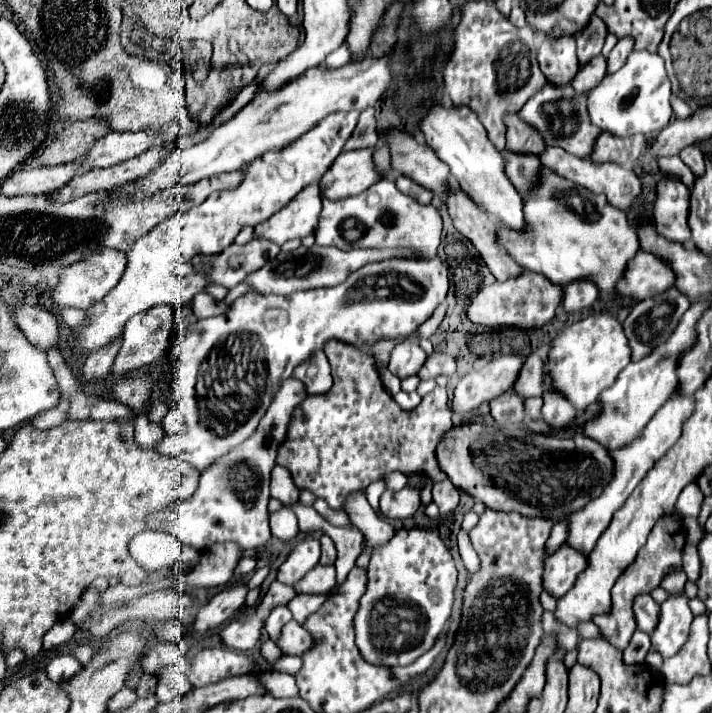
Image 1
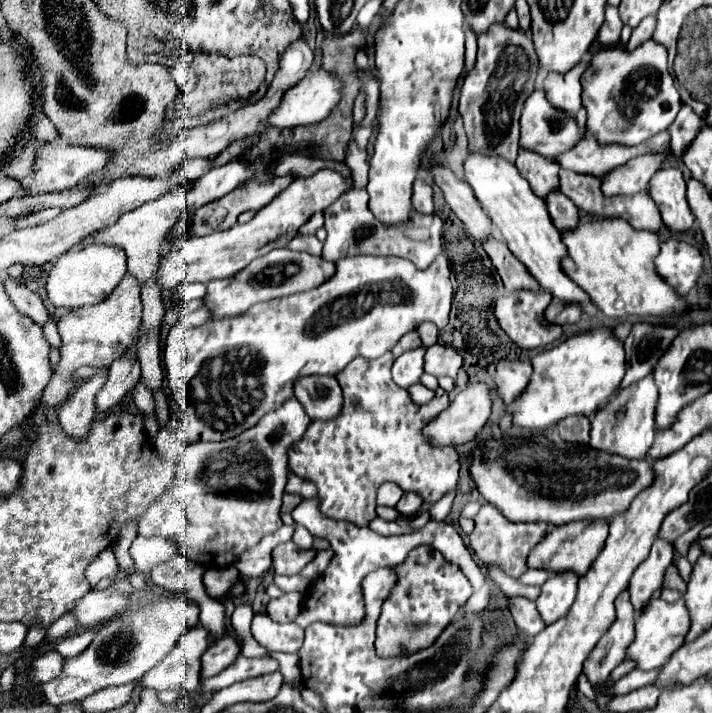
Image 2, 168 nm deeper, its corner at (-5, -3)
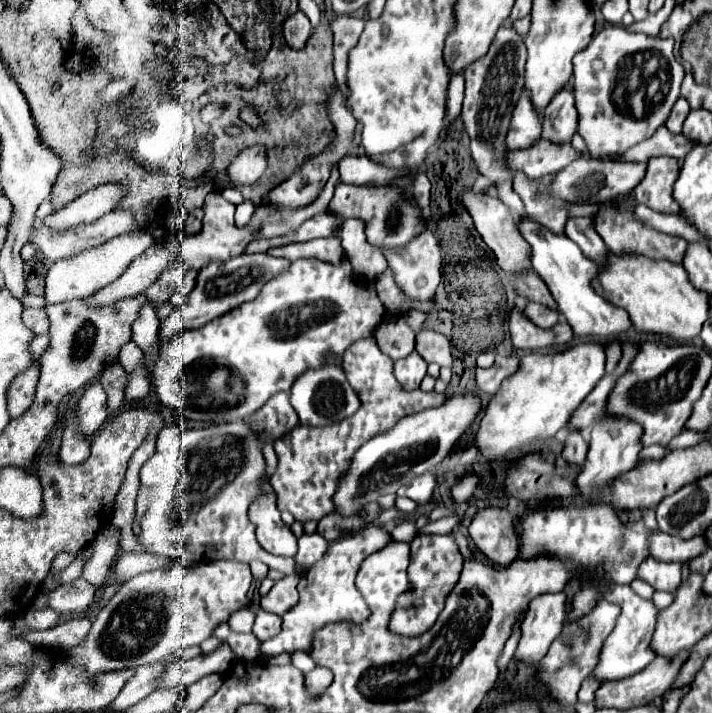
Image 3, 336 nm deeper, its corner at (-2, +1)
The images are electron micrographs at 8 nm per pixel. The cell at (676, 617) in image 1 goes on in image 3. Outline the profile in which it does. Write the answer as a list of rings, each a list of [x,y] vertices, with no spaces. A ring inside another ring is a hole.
[[[604,580],[600,584],[600,590],[602,590],[604,600],[620,606],[622,612],[620,612],[620,618],[618,618],[614,632],[606,638],[606,642],[600,650],[600,660],[598,660],[598,666],[594,668],[592,676],[596,676],[602,682],[622,680],[622,678],[638,674],[656,658],[656,654],[650,648],[650,638],[652,638],[652,632],[656,626],[656,612],[658,610],[654,608],[654,604],[650,600],[640,598],[630,586],[622,586],[612,580]]]

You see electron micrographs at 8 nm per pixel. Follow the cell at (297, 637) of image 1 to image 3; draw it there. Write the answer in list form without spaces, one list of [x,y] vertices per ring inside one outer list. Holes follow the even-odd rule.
[[[260,610],[256,614],[256,622],[254,622],[252,632],[260,642],[264,642],[264,640],[268,640],[268,638],[272,638],[272,636],[276,636],[280,632],[280,624],[282,624],[280,616]]]

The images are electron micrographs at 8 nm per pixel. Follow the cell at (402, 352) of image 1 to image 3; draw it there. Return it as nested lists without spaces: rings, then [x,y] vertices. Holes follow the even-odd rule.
[[[412,352],[410,356],[396,360],[394,374],[404,390],[416,390],[416,388],[420,388],[420,382],[426,376],[426,362],[420,360],[420,356],[416,356],[416,352]]]

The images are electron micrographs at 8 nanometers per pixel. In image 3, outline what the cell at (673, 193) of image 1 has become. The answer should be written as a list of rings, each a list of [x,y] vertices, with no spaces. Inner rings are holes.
[[[658,156],[650,158],[646,164],[646,174],[640,184],[634,188],[634,198],[638,204],[646,204],[648,208],[664,214],[676,214],[676,202],[672,200],[672,184],[680,172],[680,164],[676,158]]]

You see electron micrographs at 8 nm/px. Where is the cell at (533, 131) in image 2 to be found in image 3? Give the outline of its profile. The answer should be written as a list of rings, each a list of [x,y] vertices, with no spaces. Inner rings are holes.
[[[522,94],[512,112],[512,120],[510,120],[504,146],[508,150],[528,148],[538,138],[540,138],[540,114],[536,112],[536,108],[532,108],[528,94]]]

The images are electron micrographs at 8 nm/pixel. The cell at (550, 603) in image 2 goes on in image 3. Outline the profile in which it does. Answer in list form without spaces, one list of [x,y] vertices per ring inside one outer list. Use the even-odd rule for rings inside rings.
[[[564,592],[544,594],[532,600],[520,624],[520,642],[514,652],[516,662],[538,664],[564,626]]]

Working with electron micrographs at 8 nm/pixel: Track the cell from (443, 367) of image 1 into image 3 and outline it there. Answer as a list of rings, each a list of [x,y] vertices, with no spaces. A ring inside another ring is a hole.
[[[420,330],[416,334],[416,352],[426,362],[436,362],[438,366],[452,366],[450,342],[446,336],[434,330]]]

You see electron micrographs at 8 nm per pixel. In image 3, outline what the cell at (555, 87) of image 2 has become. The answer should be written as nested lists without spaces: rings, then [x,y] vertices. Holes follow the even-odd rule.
[[[572,86],[558,92],[556,100],[542,112],[542,138],[554,144],[568,144],[578,127],[578,113],[572,104]]]

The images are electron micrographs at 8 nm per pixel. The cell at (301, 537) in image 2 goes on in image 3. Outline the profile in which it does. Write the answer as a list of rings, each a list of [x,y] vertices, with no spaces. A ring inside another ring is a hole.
[[[318,532],[304,534],[298,538],[298,552],[294,556],[296,564],[304,566],[304,570],[310,570],[318,560],[324,558],[328,550],[328,540],[322,538]]]

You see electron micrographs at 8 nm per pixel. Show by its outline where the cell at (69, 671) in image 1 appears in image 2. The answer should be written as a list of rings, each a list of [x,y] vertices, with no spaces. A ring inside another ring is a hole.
[[[51,650],[33,658],[31,668],[27,670],[27,676],[35,684],[45,684],[55,680],[63,672],[63,664],[65,664],[65,658],[59,652]]]

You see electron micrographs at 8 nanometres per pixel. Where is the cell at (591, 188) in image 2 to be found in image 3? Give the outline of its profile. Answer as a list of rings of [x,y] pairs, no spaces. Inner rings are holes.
[[[600,204],[600,210],[594,216],[594,226],[596,226],[596,232],[608,244],[608,250],[616,256],[646,256],[650,260],[670,260],[674,264],[682,264],[682,258],[688,248],[688,242],[684,238],[656,232],[644,226],[640,220],[636,220],[630,210],[620,208],[616,204]]]

